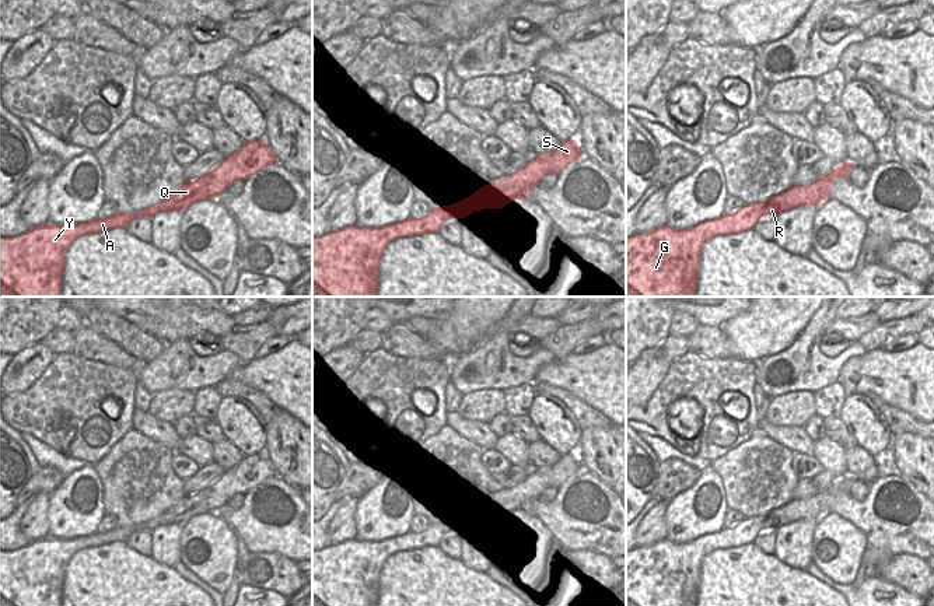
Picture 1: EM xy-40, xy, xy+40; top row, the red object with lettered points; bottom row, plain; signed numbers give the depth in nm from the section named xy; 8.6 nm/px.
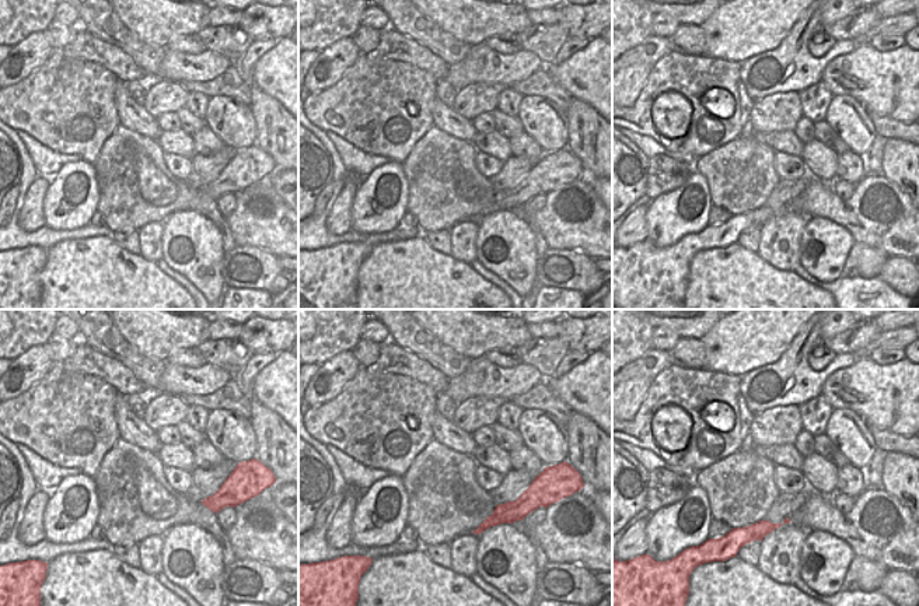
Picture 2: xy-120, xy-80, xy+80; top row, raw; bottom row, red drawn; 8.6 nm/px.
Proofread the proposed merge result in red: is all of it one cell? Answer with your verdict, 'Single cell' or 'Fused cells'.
Single cell.

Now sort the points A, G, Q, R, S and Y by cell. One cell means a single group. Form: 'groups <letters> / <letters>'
groups A G Q R S Y

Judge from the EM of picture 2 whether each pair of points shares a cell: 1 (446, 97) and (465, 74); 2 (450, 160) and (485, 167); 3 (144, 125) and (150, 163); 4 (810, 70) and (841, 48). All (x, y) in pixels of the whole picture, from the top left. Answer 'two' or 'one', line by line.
1: two
2: two
3: two
4: one

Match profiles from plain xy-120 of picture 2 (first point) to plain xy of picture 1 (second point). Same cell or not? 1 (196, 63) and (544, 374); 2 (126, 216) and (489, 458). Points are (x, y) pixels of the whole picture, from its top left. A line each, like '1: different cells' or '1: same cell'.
1: different cells
2: different cells

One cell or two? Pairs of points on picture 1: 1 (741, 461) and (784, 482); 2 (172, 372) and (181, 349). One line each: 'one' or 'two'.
1: one
2: one

